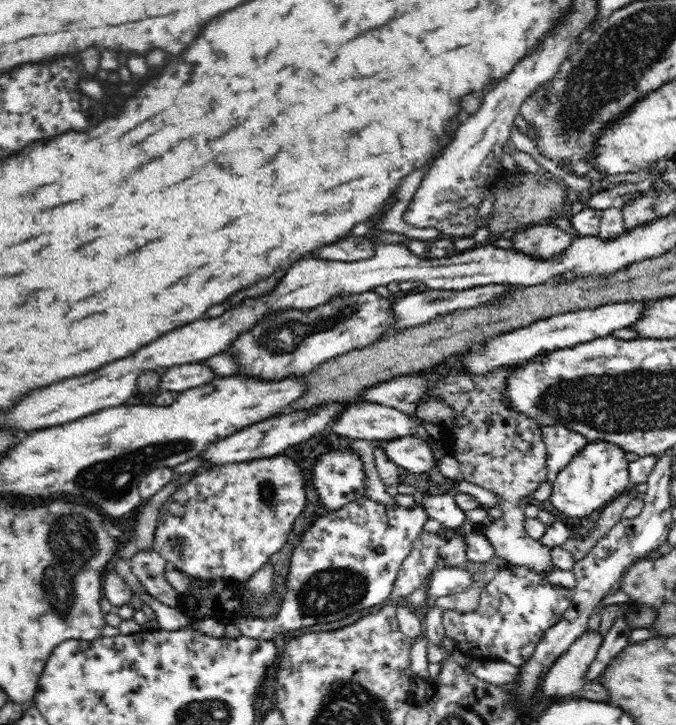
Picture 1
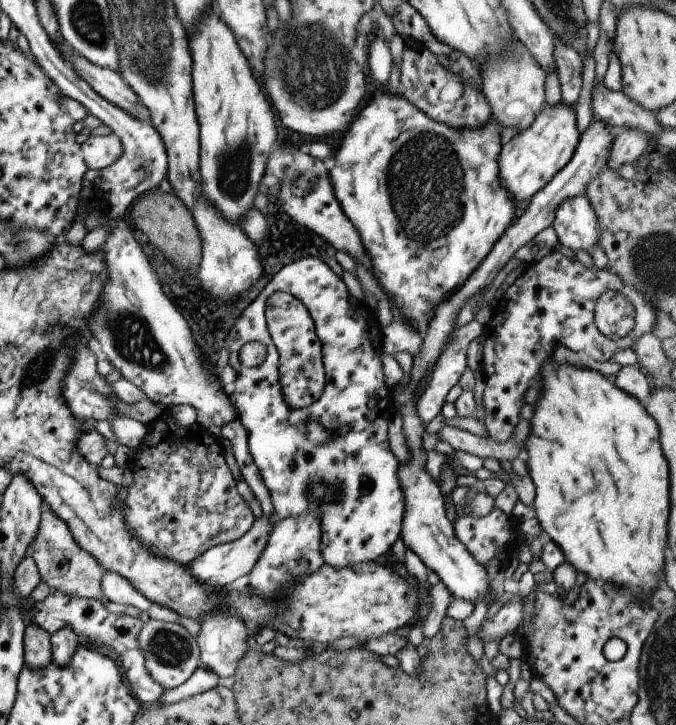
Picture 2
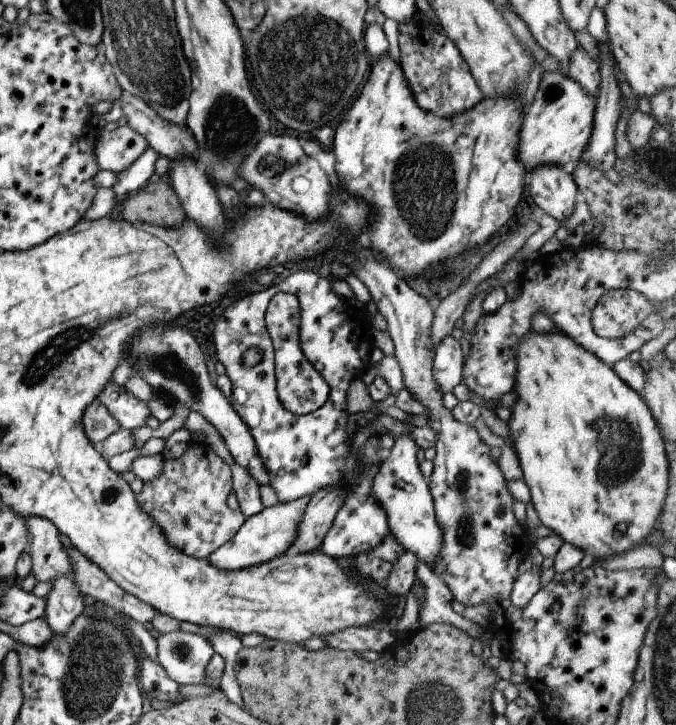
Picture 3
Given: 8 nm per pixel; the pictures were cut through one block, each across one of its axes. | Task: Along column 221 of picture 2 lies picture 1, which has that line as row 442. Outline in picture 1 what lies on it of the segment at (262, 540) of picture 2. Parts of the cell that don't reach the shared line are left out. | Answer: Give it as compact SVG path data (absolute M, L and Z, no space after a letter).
M543 426L542 440L546 443L546 467L552 480L589 442L587 438L565 426Z

